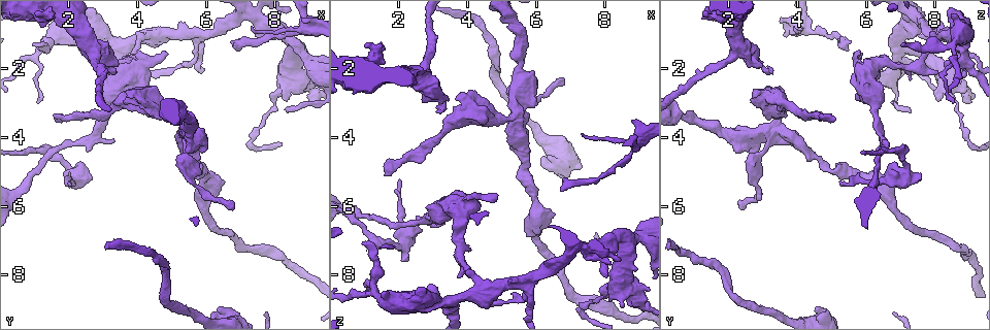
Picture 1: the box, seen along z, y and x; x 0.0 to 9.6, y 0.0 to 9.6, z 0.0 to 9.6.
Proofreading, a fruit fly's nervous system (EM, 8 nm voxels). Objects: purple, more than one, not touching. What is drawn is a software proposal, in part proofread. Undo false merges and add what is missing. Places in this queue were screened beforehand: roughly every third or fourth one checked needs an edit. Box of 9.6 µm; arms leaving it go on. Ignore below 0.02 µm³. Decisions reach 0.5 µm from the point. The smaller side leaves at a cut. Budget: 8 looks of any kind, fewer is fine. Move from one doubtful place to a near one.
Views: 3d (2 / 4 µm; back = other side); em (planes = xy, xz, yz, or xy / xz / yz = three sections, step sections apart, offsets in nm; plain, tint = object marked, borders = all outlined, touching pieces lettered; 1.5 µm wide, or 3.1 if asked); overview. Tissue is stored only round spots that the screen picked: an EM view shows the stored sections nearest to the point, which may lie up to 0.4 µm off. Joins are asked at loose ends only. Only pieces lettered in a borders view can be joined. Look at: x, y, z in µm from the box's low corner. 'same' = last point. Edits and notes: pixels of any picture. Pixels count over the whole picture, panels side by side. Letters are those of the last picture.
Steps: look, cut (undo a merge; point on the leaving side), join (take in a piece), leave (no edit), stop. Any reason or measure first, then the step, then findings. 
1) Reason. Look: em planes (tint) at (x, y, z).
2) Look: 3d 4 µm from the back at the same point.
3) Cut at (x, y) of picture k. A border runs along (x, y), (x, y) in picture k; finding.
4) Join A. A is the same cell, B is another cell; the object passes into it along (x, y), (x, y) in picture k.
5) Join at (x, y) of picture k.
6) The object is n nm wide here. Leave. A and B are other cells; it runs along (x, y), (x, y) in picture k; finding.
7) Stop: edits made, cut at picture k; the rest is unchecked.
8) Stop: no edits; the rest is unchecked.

Free end. Look: em yz step 8 (borders) at (1.95, 5.35, 5.20).

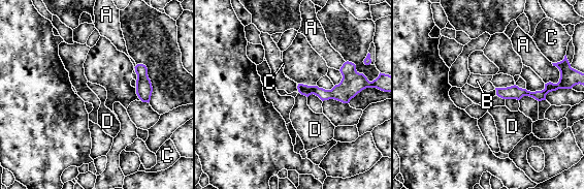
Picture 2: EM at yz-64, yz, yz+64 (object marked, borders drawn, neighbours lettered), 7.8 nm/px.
Leave. A, B, C and D are other cells; a border runs along (296, 86), (297, 90), (306, 97) in picture 2; none of them fits.

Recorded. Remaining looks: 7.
Thin neck. Look: 3d 2 µm at (5.65, 4.70, 4.65).

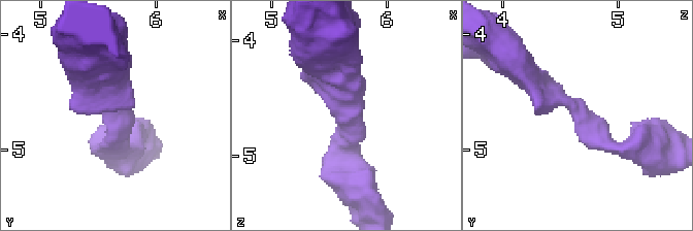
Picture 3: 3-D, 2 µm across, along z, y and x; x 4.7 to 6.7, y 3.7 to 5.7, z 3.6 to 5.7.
The arms are 280, 320 nm wide; shape alone is not enough. Look: em xz step 4 (plain) at (5.62, 4.66, 4.68).

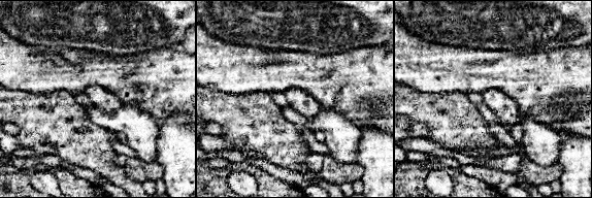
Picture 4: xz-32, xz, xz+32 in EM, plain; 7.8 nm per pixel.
What lies round it. Look: em xz step 4 (borders) at the same point.

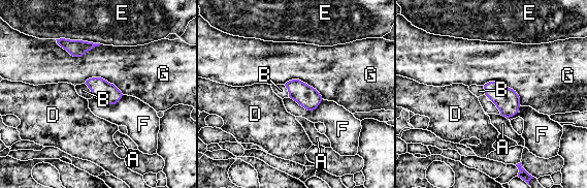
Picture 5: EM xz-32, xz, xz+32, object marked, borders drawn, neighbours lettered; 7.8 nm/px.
The object is 160 nm wide here. Leave. A, B, D, E, F and G are other cells; a border runs along (85, 83), (93, 96) in picture 5; all the same cell.

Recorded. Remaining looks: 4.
Sudden change in width. Look: 3d 4 µm from the back at (8.05, 2.95, 8.60).

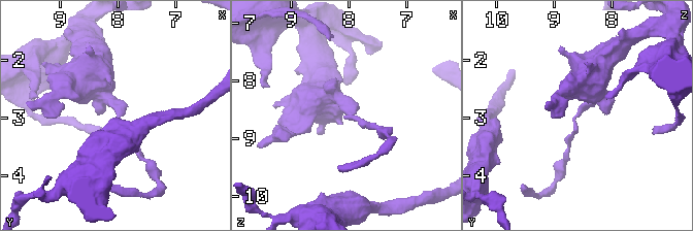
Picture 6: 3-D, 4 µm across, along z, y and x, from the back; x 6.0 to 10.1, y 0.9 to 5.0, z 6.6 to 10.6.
Shape alone is not enough. Look: em planes (plain) at (8.00, 2.95, 8.65).

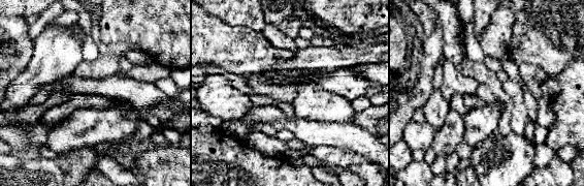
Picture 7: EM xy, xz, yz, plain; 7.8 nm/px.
What lies round it. Look: em planes (borders) at the same point.

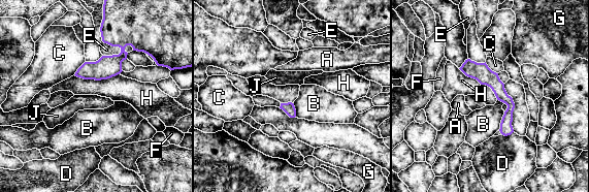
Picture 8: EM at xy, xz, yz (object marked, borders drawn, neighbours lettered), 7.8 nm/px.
The longest contact is with H, 360 nm. Leave. A, B, C, D, E, F, G, H and J are other cells; it runs along (464, 66), (509, 101), (508, 132) in picture 8; one cell here.

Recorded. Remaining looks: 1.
Stop: no edits; the rest is unchecked.

